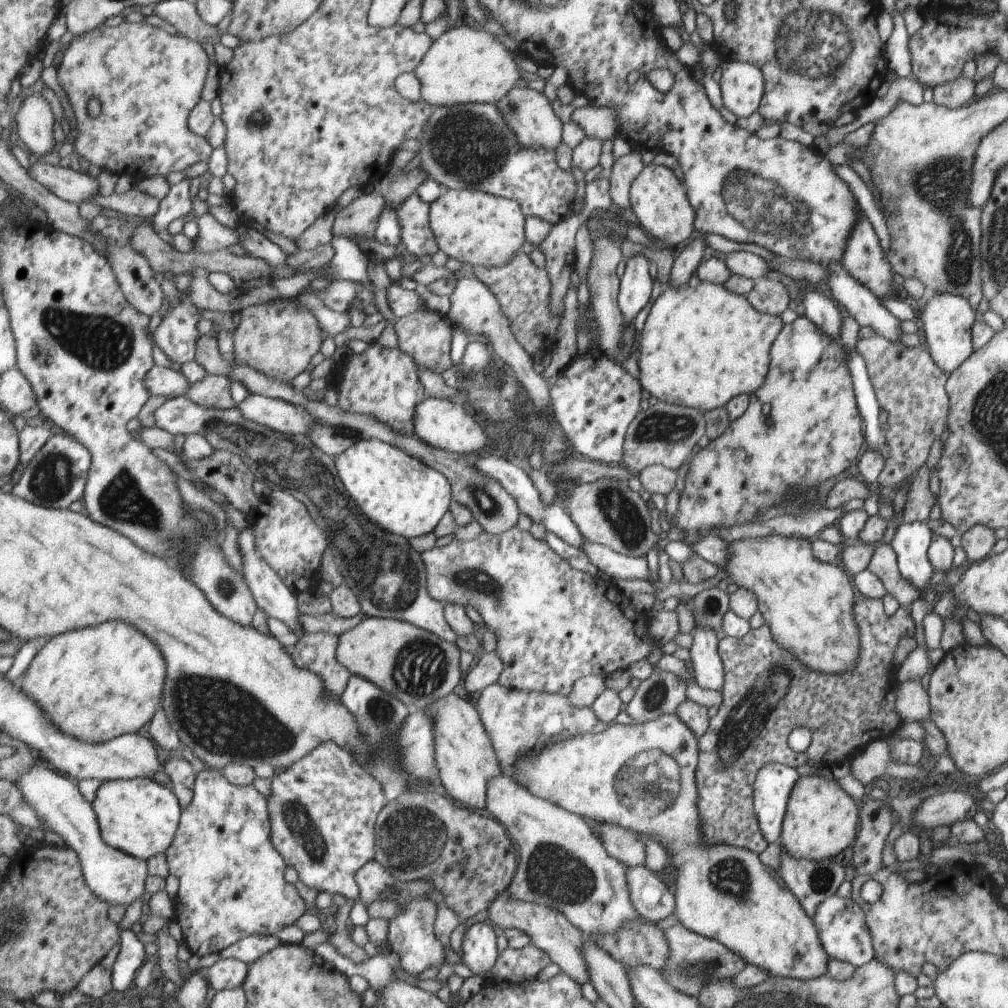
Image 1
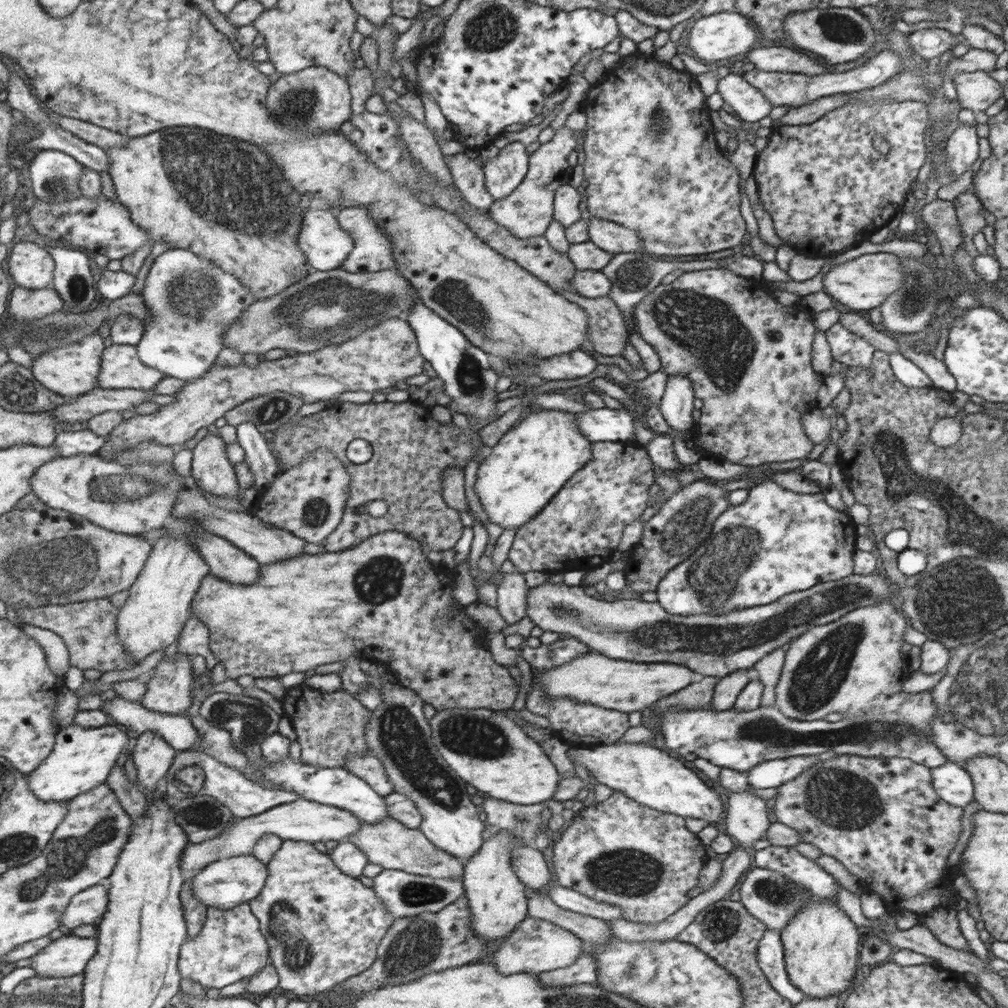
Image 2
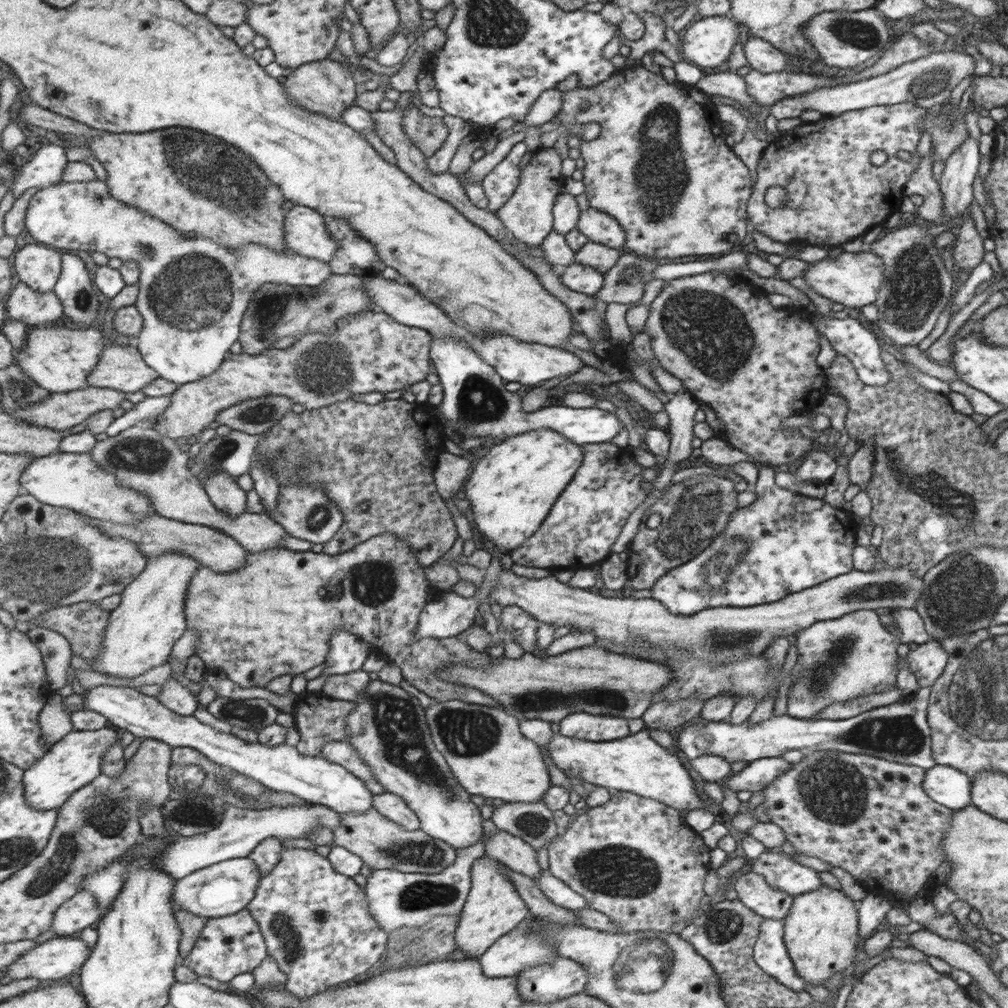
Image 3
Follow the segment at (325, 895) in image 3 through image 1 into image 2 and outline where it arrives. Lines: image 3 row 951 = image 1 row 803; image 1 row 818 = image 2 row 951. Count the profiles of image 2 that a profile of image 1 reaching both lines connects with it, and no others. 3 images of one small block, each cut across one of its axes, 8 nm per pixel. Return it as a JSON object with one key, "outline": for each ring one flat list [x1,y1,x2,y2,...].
{"outline":[[283,841,282,847,272,856,268,862,268,869,270,872,268,881,261,891,259,897,250,901,252,911,257,915,260,920,260,930,264,933,270,944,270,958,271,963,277,967,280,976,279,989,287,993,289,996,301,997,303,994,316,994,322,998,330,993,337,985,343,984,345,981,351,980,356,974,363,973,368,966,373,964,376,960,376,953,379,948,379,940,383,940,384,934,391,928,394,918,388,911,388,907,377,898,374,890,365,888,363,884,359,884,357,880,353,880,348,874,336,865,333,857,323,852,319,852,313,843,305,841]]}

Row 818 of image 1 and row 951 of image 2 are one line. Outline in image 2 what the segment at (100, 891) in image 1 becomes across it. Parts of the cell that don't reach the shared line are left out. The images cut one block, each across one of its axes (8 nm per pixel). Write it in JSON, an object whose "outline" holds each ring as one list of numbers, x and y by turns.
{"outline":[[70,933,53,941,47,948,31,958,31,968,43,978,69,978,84,972,98,951,98,939,80,938]]}

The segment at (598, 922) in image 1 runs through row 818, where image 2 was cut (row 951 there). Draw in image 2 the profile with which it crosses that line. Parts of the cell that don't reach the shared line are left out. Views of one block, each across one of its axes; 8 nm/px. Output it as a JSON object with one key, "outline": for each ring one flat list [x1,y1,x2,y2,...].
{"outline":[[526,916,524,921,518,924,512,932,509,932,505,941,491,954,490,963,504,975,519,973,537,975,573,964,583,956,586,945,576,935,559,926,554,926,551,922]]}

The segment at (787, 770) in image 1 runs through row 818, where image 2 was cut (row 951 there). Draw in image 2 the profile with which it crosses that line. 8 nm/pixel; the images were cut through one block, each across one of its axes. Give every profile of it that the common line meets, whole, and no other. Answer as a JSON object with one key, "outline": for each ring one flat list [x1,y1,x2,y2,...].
{"outline":[[765,930,764,936,760,938,759,948,756,950,756,958,769,985,787,998,788,1002,794,1005,804,999,804,994,792,985,786,975,779,931]]}

